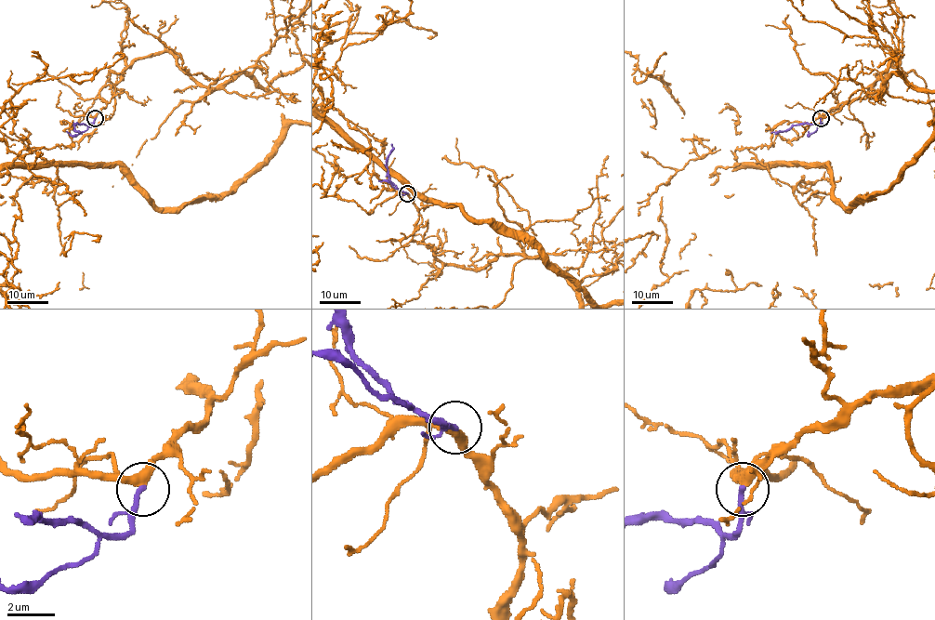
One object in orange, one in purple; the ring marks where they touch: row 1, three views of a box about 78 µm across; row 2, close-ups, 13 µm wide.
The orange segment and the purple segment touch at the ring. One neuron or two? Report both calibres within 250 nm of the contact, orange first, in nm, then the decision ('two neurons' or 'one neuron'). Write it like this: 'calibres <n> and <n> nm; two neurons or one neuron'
calibres 360 and 240 nm; one neuron

